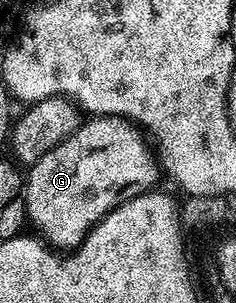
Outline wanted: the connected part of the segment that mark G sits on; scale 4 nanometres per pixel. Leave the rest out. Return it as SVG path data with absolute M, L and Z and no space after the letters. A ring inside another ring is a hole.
M119 116L89 117L81 121L79 128L66 136L66 140L50 148L46 156L27 167L26 177L22 182L22 197L31 229L36 229L37 231L33 231L49 247L60 252L71 252L82 245L85 236L108 215L109 210L123 202L129 202L139 194L149 193L160 174L162 178L162 166L141 127Z

